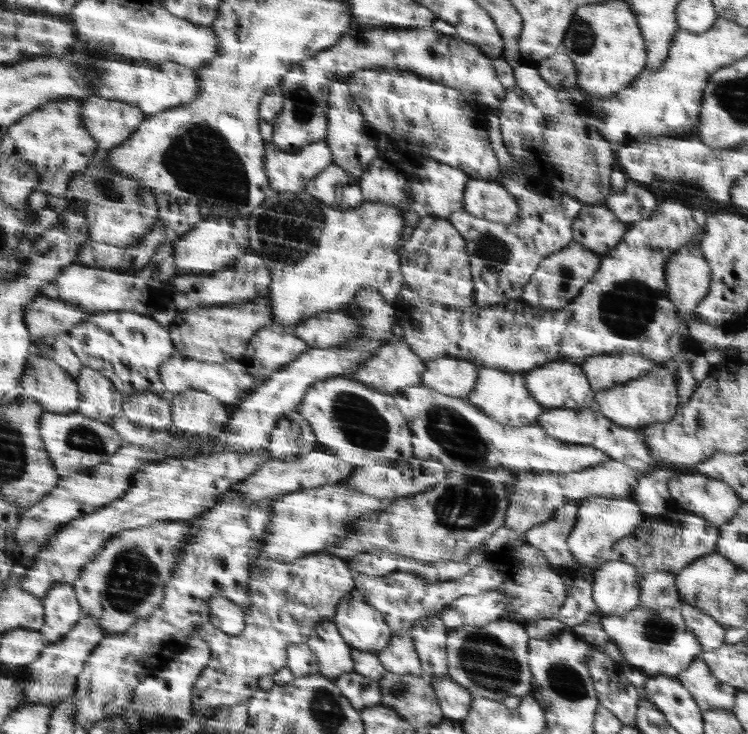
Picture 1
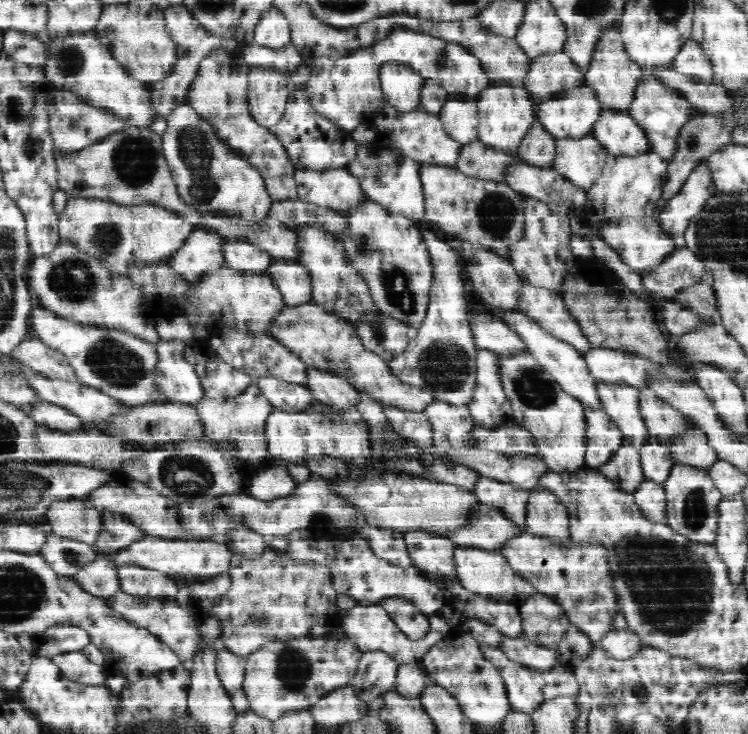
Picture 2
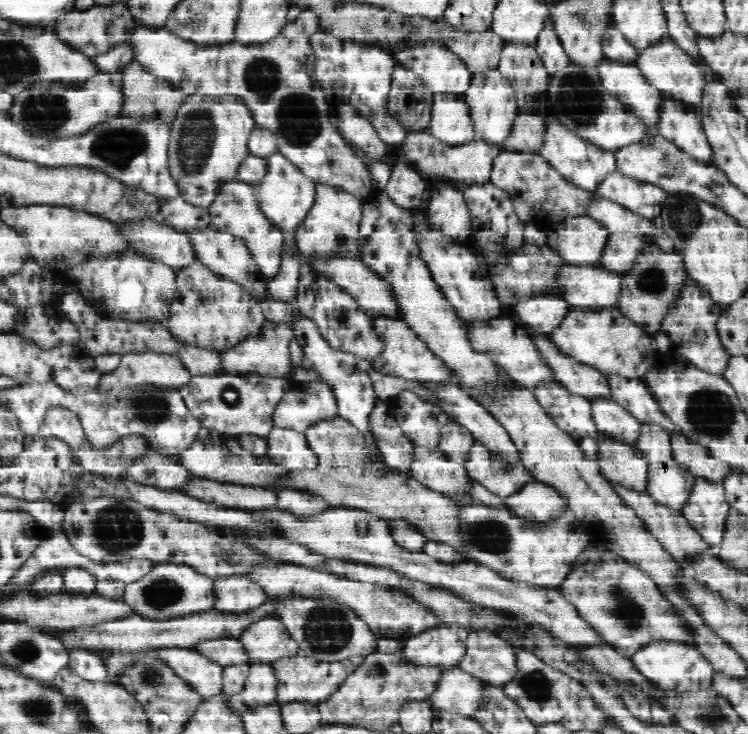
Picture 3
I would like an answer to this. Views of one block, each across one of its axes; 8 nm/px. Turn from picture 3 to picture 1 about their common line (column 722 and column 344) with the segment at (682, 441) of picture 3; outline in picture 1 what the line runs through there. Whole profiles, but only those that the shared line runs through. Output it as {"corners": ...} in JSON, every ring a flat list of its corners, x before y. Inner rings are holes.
{"corners":[[317,446,314,450,306,454,299,453,294,458,282,461,273,459,266,462,252,476,237,485,237,492,244,494,245,498,252,498,254,502,259,502,274,494,293,493,345,481,348,477,352,477,356,468,353,463,338,458,327,448]]}

